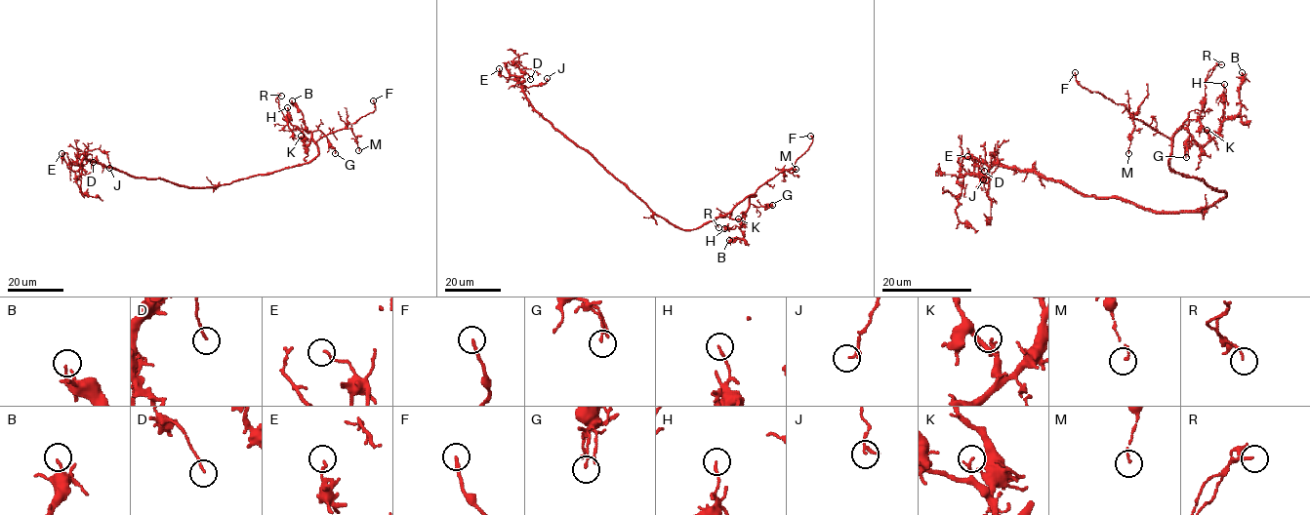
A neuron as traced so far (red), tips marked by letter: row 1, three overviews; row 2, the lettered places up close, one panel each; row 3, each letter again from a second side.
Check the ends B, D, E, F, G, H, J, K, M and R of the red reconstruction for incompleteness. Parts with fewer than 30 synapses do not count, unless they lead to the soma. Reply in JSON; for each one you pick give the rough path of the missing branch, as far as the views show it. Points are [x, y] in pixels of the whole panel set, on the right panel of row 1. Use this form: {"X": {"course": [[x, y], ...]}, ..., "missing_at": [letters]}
{"F": {"course": [[1075, 72], [1074, 62], [1081, 56], [1097, 59], [1113, 79], [1115, 93], [1159, 106]]}, "missing_at": ["F"]}

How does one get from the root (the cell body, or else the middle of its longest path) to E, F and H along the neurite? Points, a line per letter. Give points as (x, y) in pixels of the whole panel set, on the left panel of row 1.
E: (202, 187), (180, 186), (160, 178), (133, 178), (85, 158), (81, 164), (68, 168), (61, 153)
F: (202, 187), (227, 184), (307, 163), (318, 153), (317, 140), (372, 112), (376, 108), (373, 100)
H: (202, 187), (311, 161), (318, 145), (311, 136), (305, 144), (287, 107)

